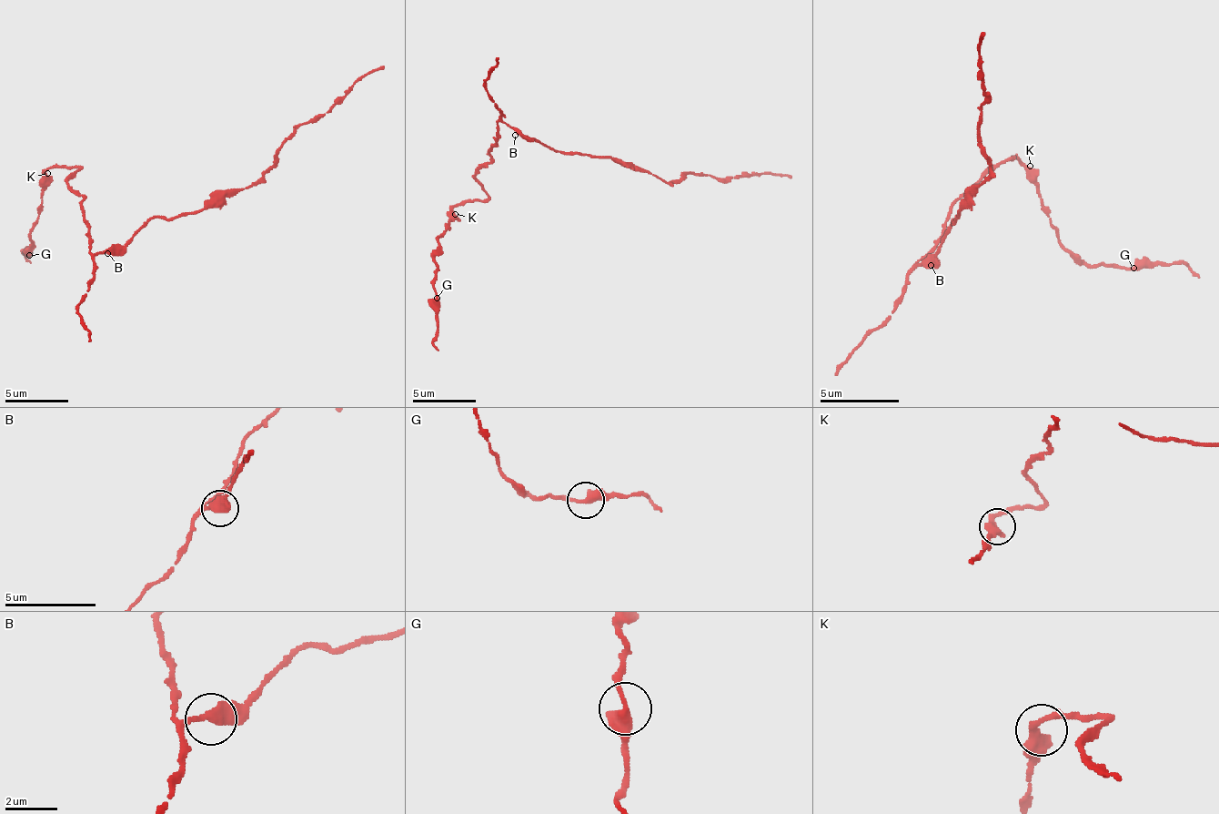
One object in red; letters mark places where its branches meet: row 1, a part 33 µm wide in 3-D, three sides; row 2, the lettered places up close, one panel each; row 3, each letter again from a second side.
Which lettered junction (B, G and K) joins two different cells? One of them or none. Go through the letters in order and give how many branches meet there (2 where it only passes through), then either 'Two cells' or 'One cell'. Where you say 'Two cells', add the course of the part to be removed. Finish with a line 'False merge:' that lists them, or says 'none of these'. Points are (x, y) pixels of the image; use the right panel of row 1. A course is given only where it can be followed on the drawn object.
B: Branches: 2. One cell
G: Branches: 2. One cell
K: Branches: 2. One cell
False merge: none of these

